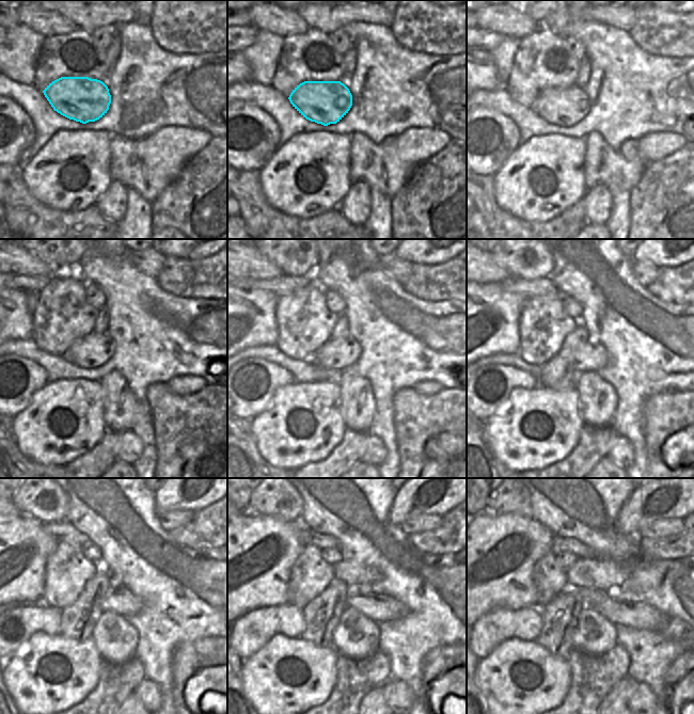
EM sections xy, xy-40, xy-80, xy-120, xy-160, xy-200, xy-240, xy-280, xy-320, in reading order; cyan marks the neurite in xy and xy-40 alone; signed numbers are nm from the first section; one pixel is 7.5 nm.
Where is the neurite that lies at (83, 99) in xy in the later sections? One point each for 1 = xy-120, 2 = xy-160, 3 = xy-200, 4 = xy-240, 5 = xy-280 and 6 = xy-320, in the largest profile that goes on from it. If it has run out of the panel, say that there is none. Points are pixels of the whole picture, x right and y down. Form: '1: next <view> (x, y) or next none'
1: next xy-120 (93, 350)
2: next xy-160 (340, 353)
3: next xy-200 (592, 356)
4: next xy-240 (119, 599)
5: next xy-280 (375, 607)
6: next xy-320 (615, 608)

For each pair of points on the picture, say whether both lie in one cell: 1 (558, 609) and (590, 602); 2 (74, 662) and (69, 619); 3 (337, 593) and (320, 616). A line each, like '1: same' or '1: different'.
1: different
2: different
3: same

